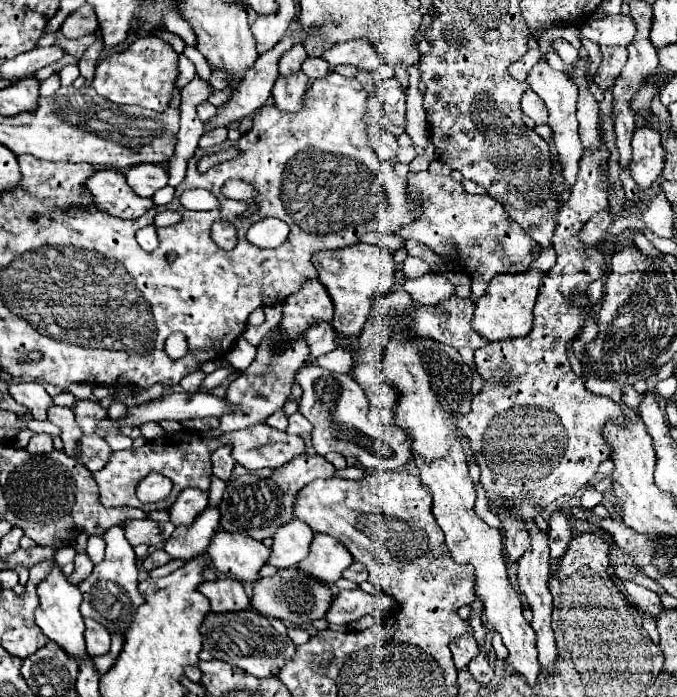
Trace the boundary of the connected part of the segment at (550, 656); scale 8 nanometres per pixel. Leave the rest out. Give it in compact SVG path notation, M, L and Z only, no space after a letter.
M525 522L525 530L529 532L531 538L531 546L529 550L519 558L519 588L525 596L525 600L529 602L529 608L533 610L533 620L531 620L531 628L537 634L537 650L539 650L539 664L549 668L555 664L557 660L557 646L555 646L555 638L553 638L553 630L551 630L551 592L547 588L547 580L549 580L549 544L547 544L547 534L539 530L539 526L535 522Z

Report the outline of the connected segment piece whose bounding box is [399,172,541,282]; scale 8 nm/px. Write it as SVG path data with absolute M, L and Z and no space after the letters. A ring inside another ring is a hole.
M409 172L407 174L407 182L411 190L417 190L421 196L421 218L409 226L405 226L399 234L405 240L417 240L427 244L435 254L439 254L447 264L451 266L463 266L471 280L481 280L481 282L489 282L493 276L497 274L519 274L529 270L531 262L539 256L541 246L513 220L507 218L505 208L491 196L487 194L467 194L463 184L455 182L453 178L447 176L437 176L431 172Z

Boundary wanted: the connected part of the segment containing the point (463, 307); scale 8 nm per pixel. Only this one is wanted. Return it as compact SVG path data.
M395 284L393 290L379 294L375 298L371 314L359 336L359 350L357 350L359 360L353 366L353 378L365 390L365 394L371 402L369 418L385 418L385 424L391 424L395 418L393 408L399 400L399 390L391 382L385 382L385 378L381 378L381 362L385 356L387 340L389 338L405 340L411 336L419 336L419 338L431 338L435 342L441 342L441 344L447 344L453 348L469 346L469 348L477 350L481 346L487 346L489 340L481 338L481 334L477 334L471 328L473 310L475 310L475 302L467 300L467 298L459 298L457 294L453 294L453 298L447 298L445 302L441 302L441 306L421 306L419 302L413 302L413 298L409 298L409 294L405 294L401 284Z

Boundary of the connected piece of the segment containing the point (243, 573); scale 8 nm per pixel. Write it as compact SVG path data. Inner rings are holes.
M217 530L207 546L207 556L217 572L235 580L255 582L259 578L259 568L269 558L269 548L245 534Z

